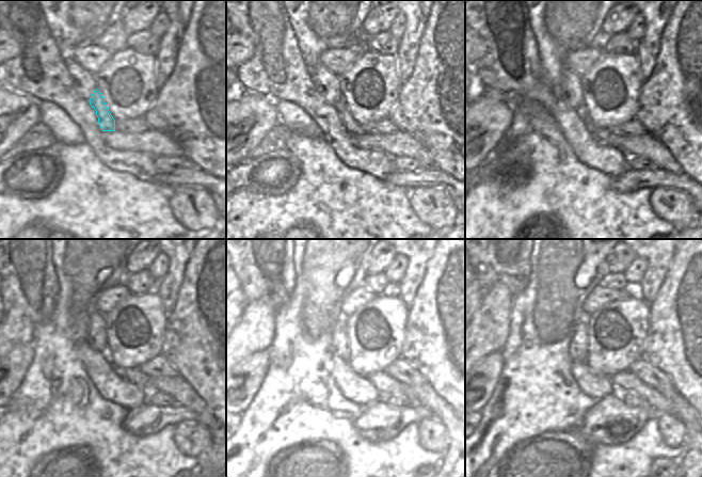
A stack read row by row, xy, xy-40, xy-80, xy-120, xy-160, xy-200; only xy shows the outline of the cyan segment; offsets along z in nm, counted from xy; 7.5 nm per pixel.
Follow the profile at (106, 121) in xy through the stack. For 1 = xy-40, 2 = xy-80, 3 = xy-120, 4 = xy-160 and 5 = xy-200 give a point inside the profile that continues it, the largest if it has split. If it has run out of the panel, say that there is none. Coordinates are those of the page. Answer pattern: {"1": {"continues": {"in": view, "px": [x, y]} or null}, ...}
{"1": {"continues": {"in": "xy-40", "px": [352, 127]}}, "2": {"continues": {"in": "xy-80", "px": [604, 136]}}, "3": {"continues": {"in": "xy-120", "px": [134, 376]}}, "4": {"continues": {"in": "xy-160", "px": [384, 383]}}, "5": {"continues": {"in": "xy-200", "px": [625, 380]}}}

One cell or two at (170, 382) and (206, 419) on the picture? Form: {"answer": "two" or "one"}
{"answer": "one"}

